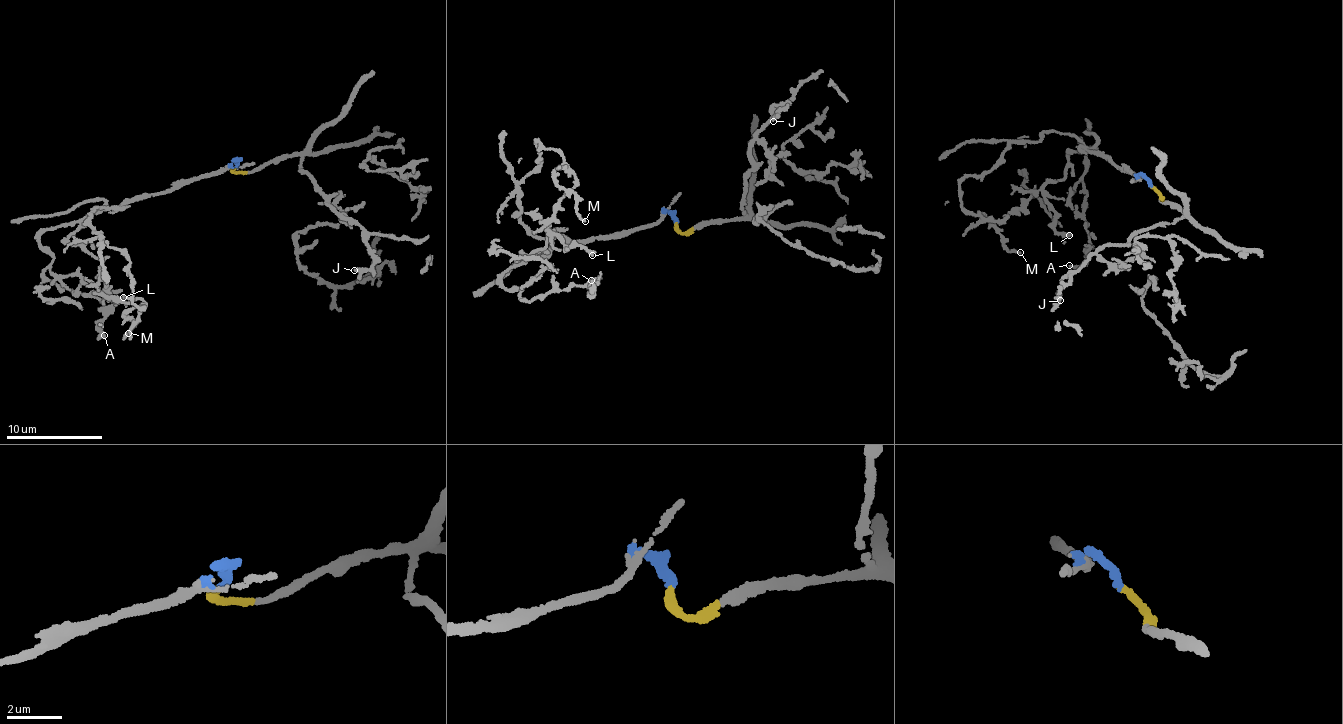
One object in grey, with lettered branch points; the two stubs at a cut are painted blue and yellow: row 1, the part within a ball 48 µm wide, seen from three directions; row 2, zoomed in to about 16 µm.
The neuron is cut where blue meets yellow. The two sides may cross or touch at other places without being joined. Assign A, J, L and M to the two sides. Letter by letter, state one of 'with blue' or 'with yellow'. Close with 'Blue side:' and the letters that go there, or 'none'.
A: with blue
J: with yellow
L: with blue
M: with blue
Blue side: A, L, M

